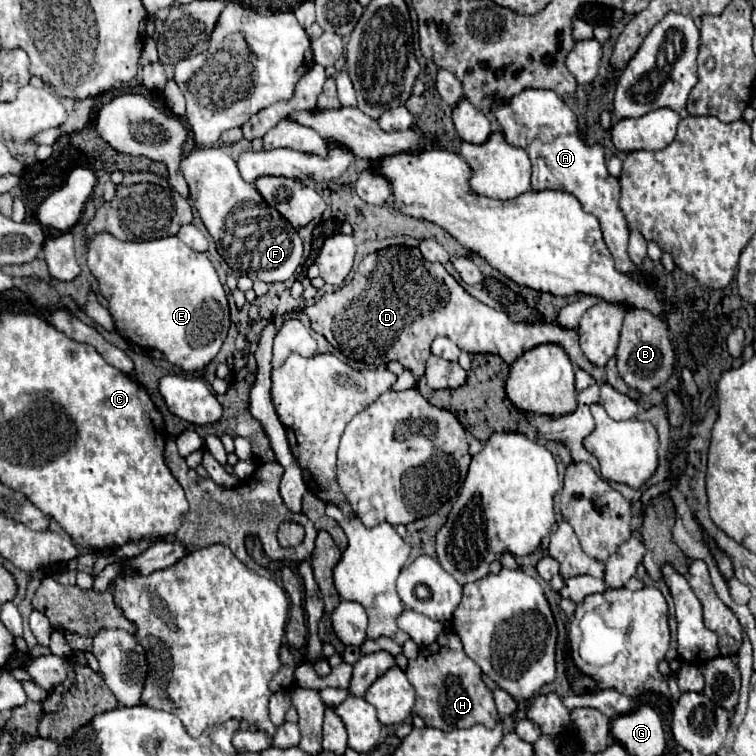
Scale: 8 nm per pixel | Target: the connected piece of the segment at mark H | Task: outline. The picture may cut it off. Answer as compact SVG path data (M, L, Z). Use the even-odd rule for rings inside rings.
M454 628L440 634L434 644L420 648L418 656L408 662L406 674L416 688L414 712L424 718L426 726L450 730L486 724L486 728L494 728L500 722L492 692L482 680L482 670L472 658L466 656Z

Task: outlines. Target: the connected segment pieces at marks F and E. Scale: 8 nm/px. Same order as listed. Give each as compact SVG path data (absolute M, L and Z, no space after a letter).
M194 148L188 156L182 158L180 170L190 186L190 200L194 202L194 208L198 210L210 236L216 240L220 256L236 274L246 274L252 280L264 280L266 284L272 284L272 282L284 282L296 272L302 258L302 240L298 232L278 212L274 212L272 222L272 214L266 200L260 196L254 184L246 182L240 176L234 158L226 154L224 148Z
M100 232L90 242L88 268L100 284L100 294L108 300L108 310L114 318L116 332L122 338L138 346L164 352L168 362L186 372L204 368L220 352L230 326L226 292L208 256L194 252L182 240L178 240L178 236L148 242L120 242L110 232Z

